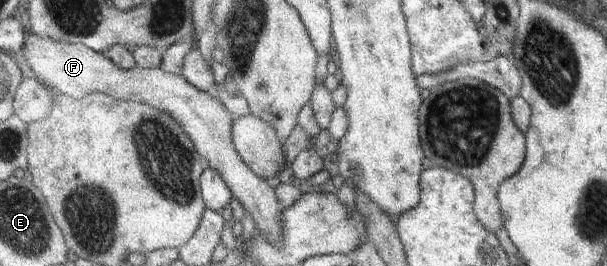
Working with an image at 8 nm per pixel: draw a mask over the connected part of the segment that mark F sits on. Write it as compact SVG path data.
M34 33L27 37L22 55L38 80L50 88L58 88L62 94L80 100L99 92L119 101L146 102L170 114L180 126L184 126L184 130L188 132L188 136L209 166L217 170L227 182L244 212L252 218L255 232L261 233L277 249L285 244L283 214L286 208L279 201L275 188L263 177L258 176L236 150L233 140L234 119L216 94L204 92L196 88L196 85L191 85L184 75L166 72L162 67L143 69L137 66L126 70L120 68L103 52L95 51L88 45L71 45Z

